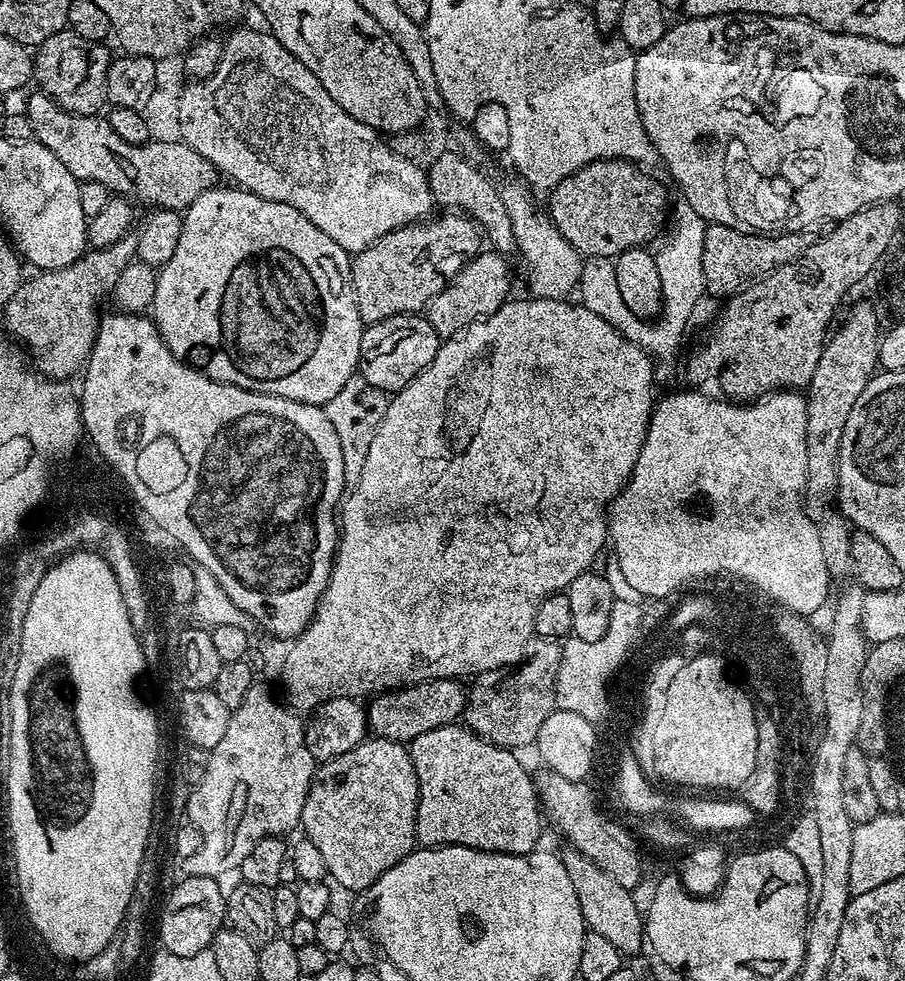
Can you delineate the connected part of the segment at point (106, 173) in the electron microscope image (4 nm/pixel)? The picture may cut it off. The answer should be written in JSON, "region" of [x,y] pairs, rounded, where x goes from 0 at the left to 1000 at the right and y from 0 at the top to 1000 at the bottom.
{"region":[[[36,94],[29,109],[36,140],[51,149],[51,153],[57,154],[84,183],[113,186],[120,197],[131,198],[146,206],[156,204],[164,214],[202,214],[212,209],[214,202],[240,191],[239,170],[209,147],[194,141],[190,144],[169,141],[161,147],[140,147],[126,137],[114,117],[87,118],[64,108],[48,94]]]}

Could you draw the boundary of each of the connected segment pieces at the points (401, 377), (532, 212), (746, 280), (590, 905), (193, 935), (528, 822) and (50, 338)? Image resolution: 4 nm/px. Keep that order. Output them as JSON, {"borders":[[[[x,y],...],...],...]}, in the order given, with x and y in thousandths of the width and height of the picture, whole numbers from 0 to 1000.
{"borders":[[[[452,320],[436,322],[417,330],[408,330],[400,340],[398,354],[397,382],[409,389],[409,393],[418,393],[418,398],[436,402],[442,400],[453,388],[475,369],[480,369],[480,361],[484,361],[488,345],[475,332],[475,328],[467,321]]],[[[561,181],[549,182],[548,193],[564,221],[571,254],[578,259],[587,275],[583,279],[585,299],[591,305],[627,305],[643,281],[644,261],[617,238],[604,215],[598,211],[596,213],[588,206],[575,187]]],[[[782,228],[776,247],[776,279],[778,297],[783,303],[812,302],[828,290],[860,275],[865,269],[877,267],[895,248],[888,236],[864,236],[841,239],[820,232],[808,232],[801,228]]],[[[624,863],[624,869],[618,870],[619,877],[625,883],[625,891],[630,891],[630,900],[634,903],[634,911],[639,911],[639,924],[643,924],[643,936],[649,949],[656,952],[665,952],[677,964],[691,975],[698,975],[714,962],[712,953],[712,934],[709,926],[703,923],[699,910],[695,906],[675,901],[670,887],[656,883],[648,871],[643,871],[638,864]]],[[[206,893],[196,896],[190,910],[182,915],[177,926],[178,938],[175,941],[175,953],[177,952],[176,965],[188,972],[209,975],[219,972],[232,965],[235,956],[250,942],[250,909],[243,906],[244,898],[236,893]]],[[[512,737],[484,740],[472,748],[462,748],[450,759],[457,777],[457,789],[462,789],[464,812],[460,827],[460,858],[471,864],[490,864],[493,860],[515,862],[534,869],[554,869],[579,873],[593,867],[597,856],[599,825],[597,812],[592,810],[589,788],[579,784],[571,768],[564,762],[546,759],[523,746]]],[[[144,235],[126,247],[126,251],[94,256],[73,273],[44,275],[32,285],[31,282],[23,284],[15,304],[2,315],[3,337],[35,358],[45,383],[75,389],[97,370],[113,325],[110,309],[126,296],[135,275],[151,264],[151,255],[150,236]]]]}

